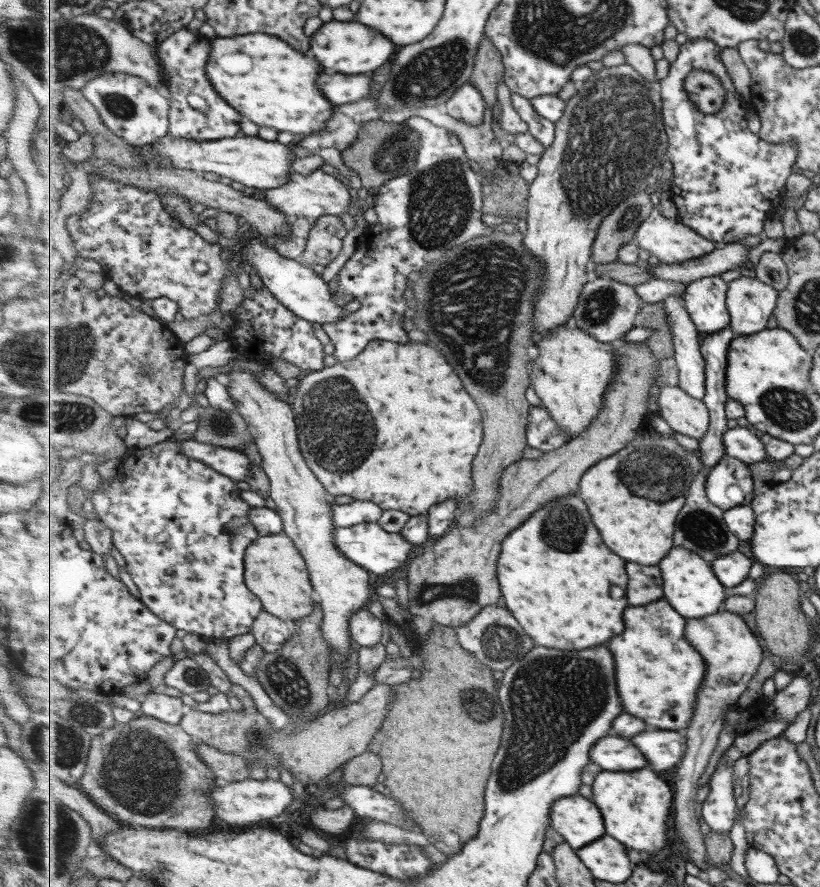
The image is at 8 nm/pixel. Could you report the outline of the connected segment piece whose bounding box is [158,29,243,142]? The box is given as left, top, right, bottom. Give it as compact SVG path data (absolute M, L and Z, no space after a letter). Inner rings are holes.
M187 29L176 32L158 45L162 64L170 74L170 135L175 138L211 142L241 136L243 116L215 91L207 76L206 66L211 49L211 39Z

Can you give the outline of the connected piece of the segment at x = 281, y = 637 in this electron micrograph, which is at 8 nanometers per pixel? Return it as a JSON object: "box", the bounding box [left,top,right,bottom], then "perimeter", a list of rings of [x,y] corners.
{"box":[253,611,294,654],"perimeter":[[[264,611],[255,620],[253,635],[268,654],[277,654],[293,638],[294,630],[291,622]]]}

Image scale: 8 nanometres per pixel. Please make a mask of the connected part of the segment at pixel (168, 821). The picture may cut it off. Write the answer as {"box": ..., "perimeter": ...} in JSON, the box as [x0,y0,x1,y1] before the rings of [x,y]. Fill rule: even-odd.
{"box":[80,715,218,830],"perimeter":[[[143,715],[131,723],[115,724],[101,735],[92,737],[87,770],[80,780],[84,793],[104,811],[123,824],[153,829],[199,830],[218,820],[208,794],[217,786],[216,774],[197,753],[197,741],[181,725],[167,724]]]}

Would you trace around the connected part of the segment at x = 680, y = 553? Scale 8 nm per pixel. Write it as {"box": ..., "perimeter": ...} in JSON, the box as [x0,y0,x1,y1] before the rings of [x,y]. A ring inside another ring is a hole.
{"box":[659,547,727,619],"perimeter":[[[685,547],[673,548],[671,556],[667,556],[659,564],[664,578],[664,596],[671,602],[677,612],[687,619],[703,618],[717,614],[725,609],[727,587],[715,575],[714,567],[699,553]]]}

